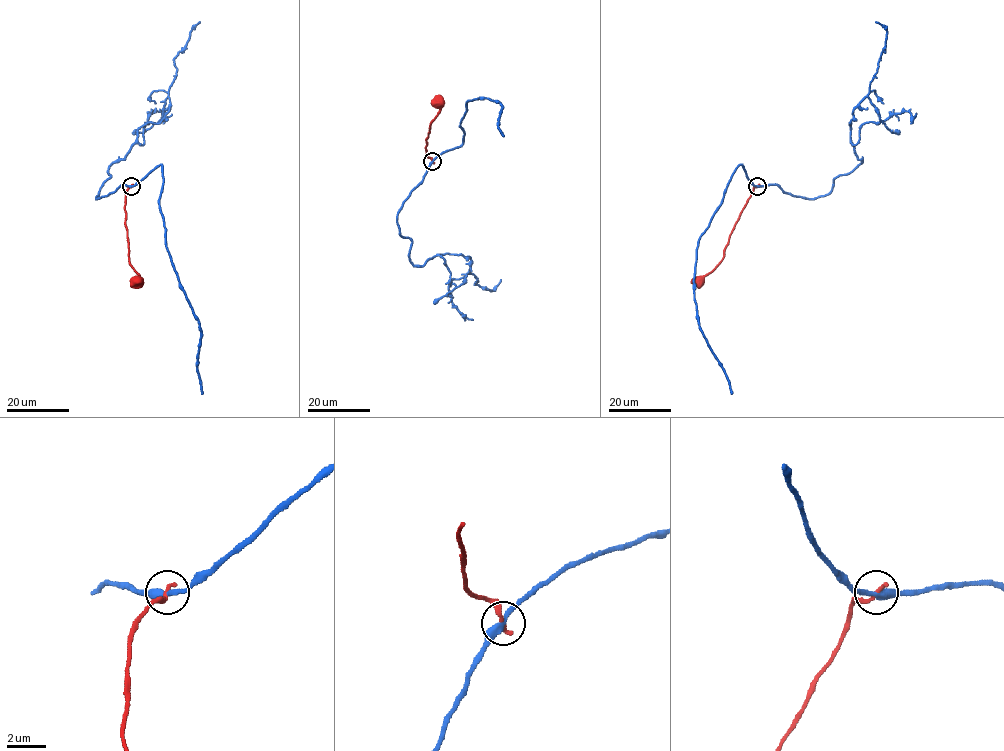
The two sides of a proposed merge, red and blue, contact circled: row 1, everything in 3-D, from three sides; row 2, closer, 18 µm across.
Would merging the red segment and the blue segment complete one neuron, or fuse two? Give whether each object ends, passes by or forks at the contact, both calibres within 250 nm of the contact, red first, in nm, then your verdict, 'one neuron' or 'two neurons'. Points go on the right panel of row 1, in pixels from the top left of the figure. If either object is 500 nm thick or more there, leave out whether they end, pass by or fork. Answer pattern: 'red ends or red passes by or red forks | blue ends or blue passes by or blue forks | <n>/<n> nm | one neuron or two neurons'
red ends | blue passes by | 280/360 nm | two neurons

